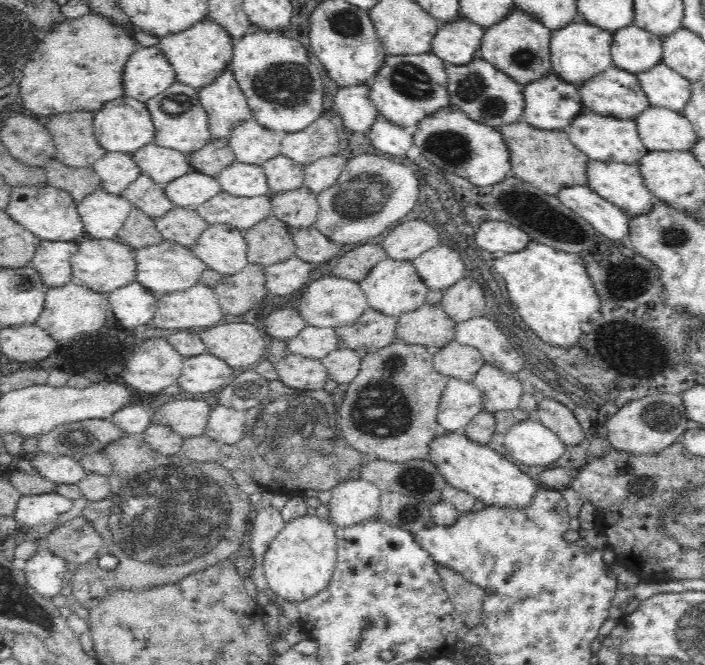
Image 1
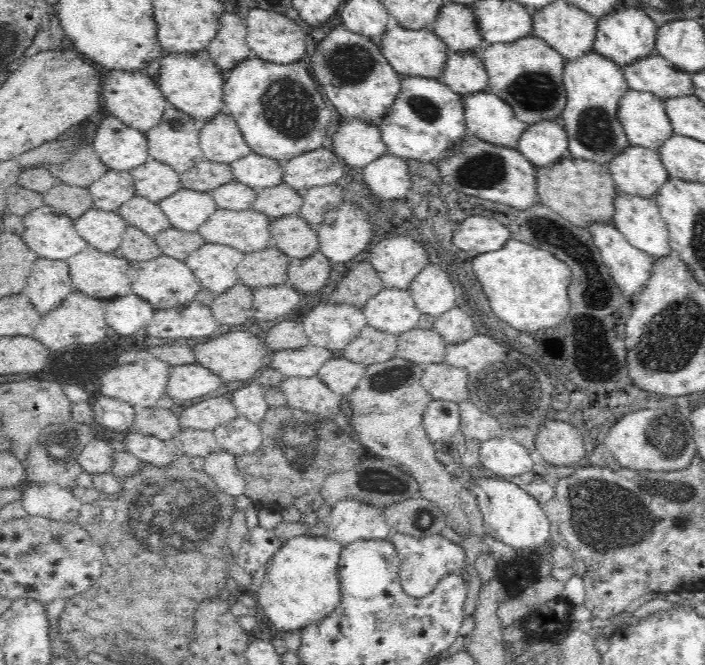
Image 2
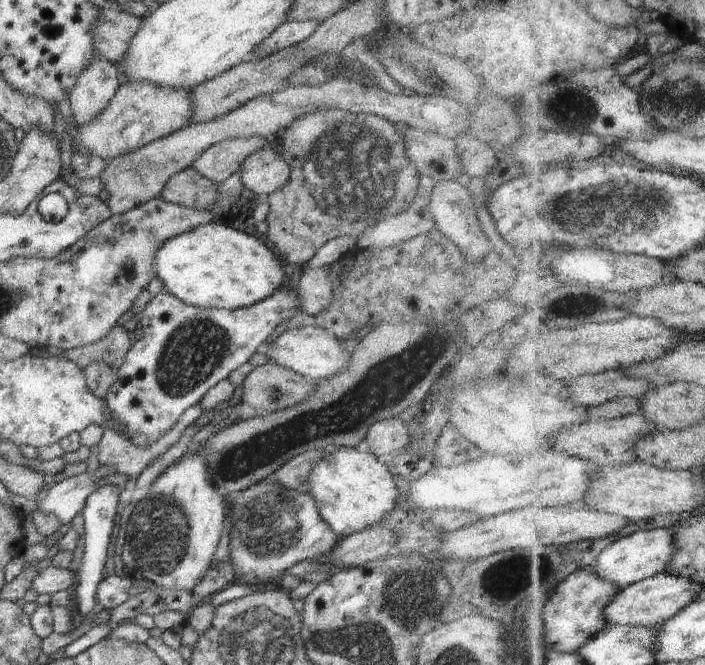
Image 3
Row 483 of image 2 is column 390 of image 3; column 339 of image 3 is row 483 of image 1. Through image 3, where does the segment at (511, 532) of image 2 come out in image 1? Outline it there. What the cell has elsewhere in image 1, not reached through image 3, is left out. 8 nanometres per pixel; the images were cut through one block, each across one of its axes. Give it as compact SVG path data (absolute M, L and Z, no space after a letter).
M458 431L436 436L434 442L430 443L429 460L436 465L448 485L472 494L476 499L483 501L486 507L498 505L523 509L531 503L539 487L537 481L526 476L504 455L500 455L486 444L469 440Z

